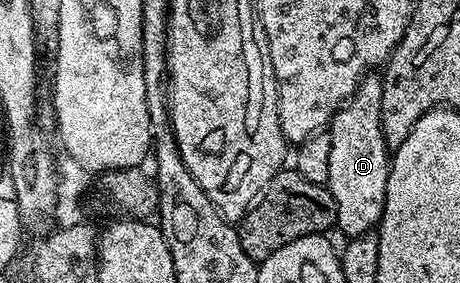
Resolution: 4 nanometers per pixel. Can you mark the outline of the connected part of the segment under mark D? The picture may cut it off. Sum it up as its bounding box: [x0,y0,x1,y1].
[326,72,390,238]

